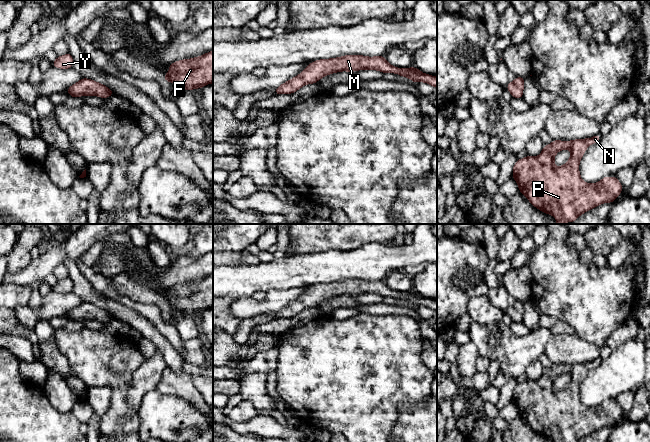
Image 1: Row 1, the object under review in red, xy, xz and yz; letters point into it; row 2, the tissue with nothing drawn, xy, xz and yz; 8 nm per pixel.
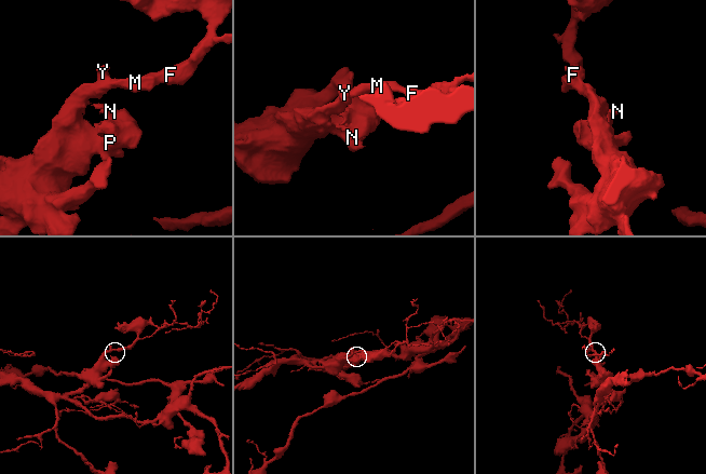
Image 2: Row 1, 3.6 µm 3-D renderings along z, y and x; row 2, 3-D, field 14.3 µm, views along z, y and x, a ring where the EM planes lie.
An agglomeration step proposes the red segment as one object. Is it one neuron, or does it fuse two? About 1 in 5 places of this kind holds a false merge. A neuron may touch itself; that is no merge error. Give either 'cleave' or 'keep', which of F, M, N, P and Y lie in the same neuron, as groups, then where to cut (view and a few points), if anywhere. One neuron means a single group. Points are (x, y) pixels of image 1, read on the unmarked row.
keep; groups F M N P Y; cut none

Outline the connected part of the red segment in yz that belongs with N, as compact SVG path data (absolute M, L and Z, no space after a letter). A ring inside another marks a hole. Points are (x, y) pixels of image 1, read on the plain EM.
M601 359L587 363L572 365L553 364L550 369L544 369L539 380L528 379L518 383L513 391L513 403L518 407L519 415L537 433L555 442L578 442L581 438L602 427L612 427L620 419L623 411L617 401L604 401L595 408L584 406L579 397L579 387L590 368L597 367ZM563 373L571 375L570 383L560 391L554 389L557 376Z

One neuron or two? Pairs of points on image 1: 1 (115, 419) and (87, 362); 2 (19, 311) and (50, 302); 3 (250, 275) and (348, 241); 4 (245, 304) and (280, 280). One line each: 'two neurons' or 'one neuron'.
1: one neuron
2: one neuron
3: two neurons
4: two neurons

